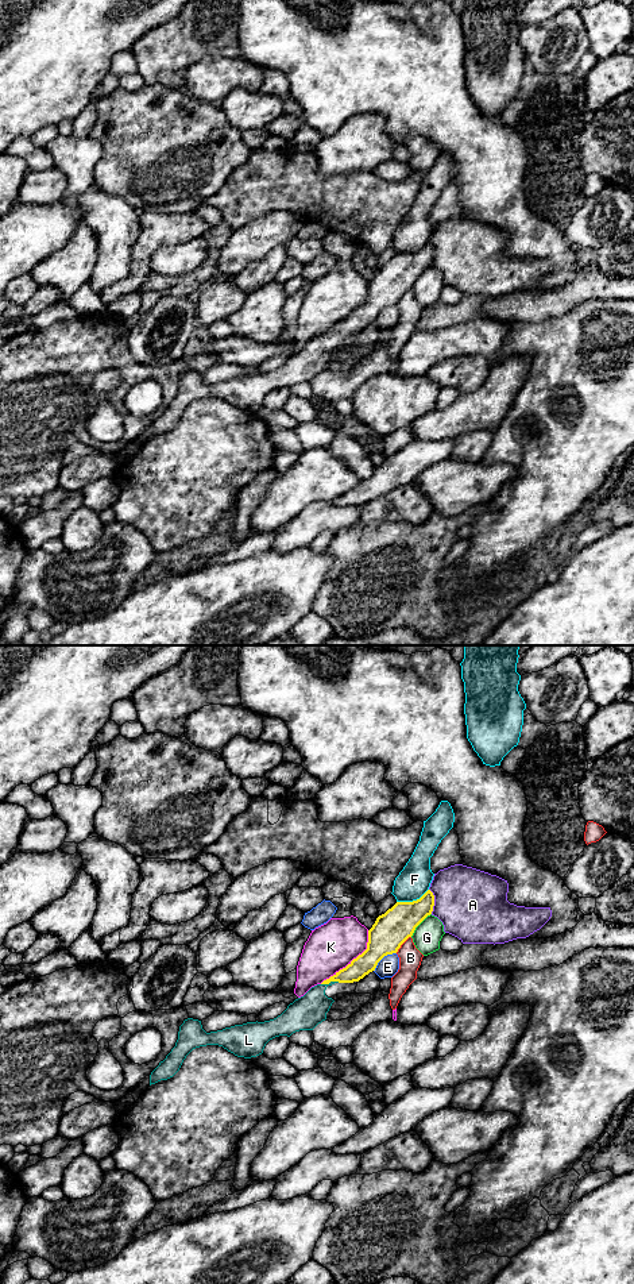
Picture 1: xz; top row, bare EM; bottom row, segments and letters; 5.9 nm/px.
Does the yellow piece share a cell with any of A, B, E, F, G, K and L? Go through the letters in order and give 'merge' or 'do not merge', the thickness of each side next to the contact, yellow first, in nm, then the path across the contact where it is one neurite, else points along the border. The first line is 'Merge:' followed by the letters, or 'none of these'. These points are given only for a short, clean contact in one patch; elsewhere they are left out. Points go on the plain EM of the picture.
Merge: L
A: do not merge; calibres 200 and 420 nm
B: do not merge; calibres 220 and 140 nm
E: do not merge; calibres 220 and 120 nm; border xz (395, 304), (387, 305), (374, 323)
F: do not merge; calibres 220 and 190 nm
G: do not merge; calibres 220 and 170 nm
K: do not merge; calibres 200 and 280 nm
L: merge; calibres 120 and 200 nm; way xz (363, 316), (354, 324), (329, 334), (305, 365)

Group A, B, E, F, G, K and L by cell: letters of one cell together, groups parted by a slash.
A / B / E / F / G / K / L

